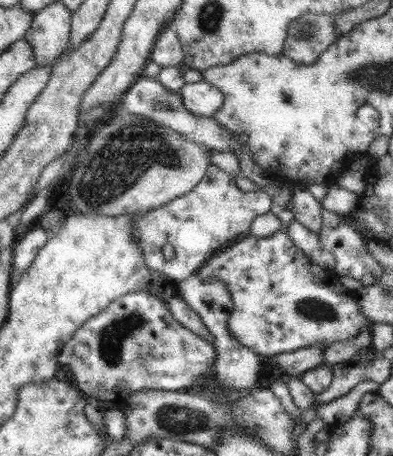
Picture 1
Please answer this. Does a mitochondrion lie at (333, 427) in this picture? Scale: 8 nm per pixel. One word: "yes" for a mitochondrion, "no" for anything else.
no

